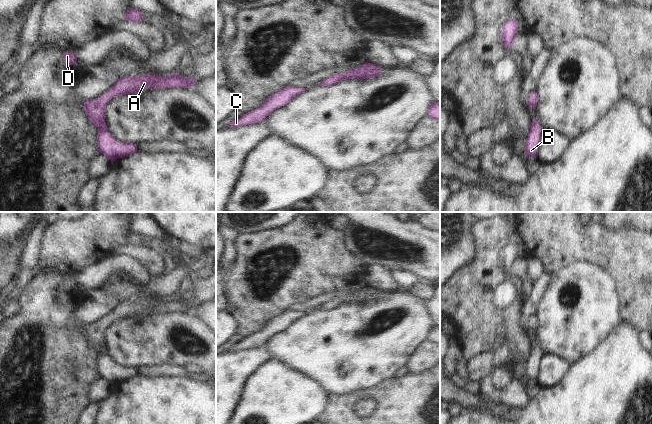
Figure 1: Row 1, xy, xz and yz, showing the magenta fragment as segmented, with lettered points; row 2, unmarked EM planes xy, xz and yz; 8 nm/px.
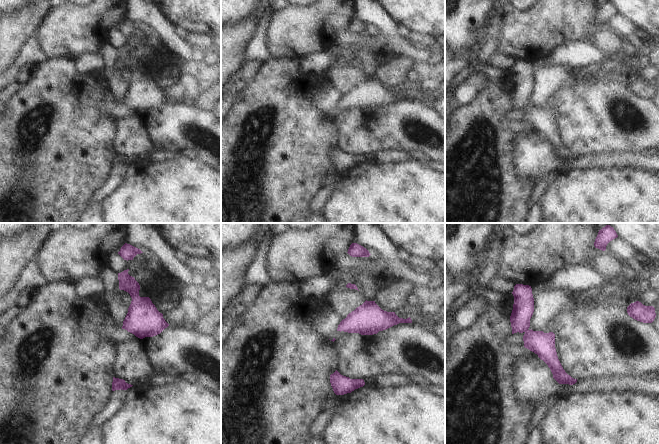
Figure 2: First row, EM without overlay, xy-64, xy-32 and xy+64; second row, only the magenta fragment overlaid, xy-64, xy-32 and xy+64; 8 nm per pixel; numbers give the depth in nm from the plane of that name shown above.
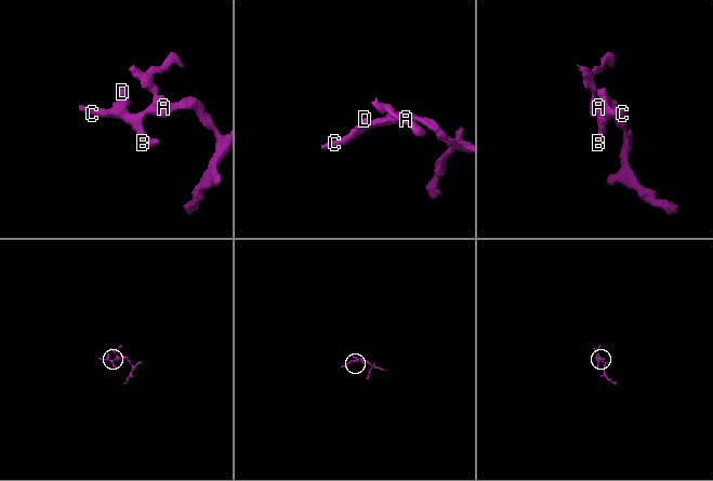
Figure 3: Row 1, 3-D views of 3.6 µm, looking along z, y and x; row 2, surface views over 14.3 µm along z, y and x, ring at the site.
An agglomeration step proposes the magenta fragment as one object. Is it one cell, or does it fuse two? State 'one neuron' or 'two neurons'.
one neuron

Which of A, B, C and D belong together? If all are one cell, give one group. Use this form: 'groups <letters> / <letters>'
groups A B C D

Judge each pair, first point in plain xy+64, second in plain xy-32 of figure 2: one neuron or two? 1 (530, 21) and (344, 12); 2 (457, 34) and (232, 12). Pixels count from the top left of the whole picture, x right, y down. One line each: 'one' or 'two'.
1: one
2: one

